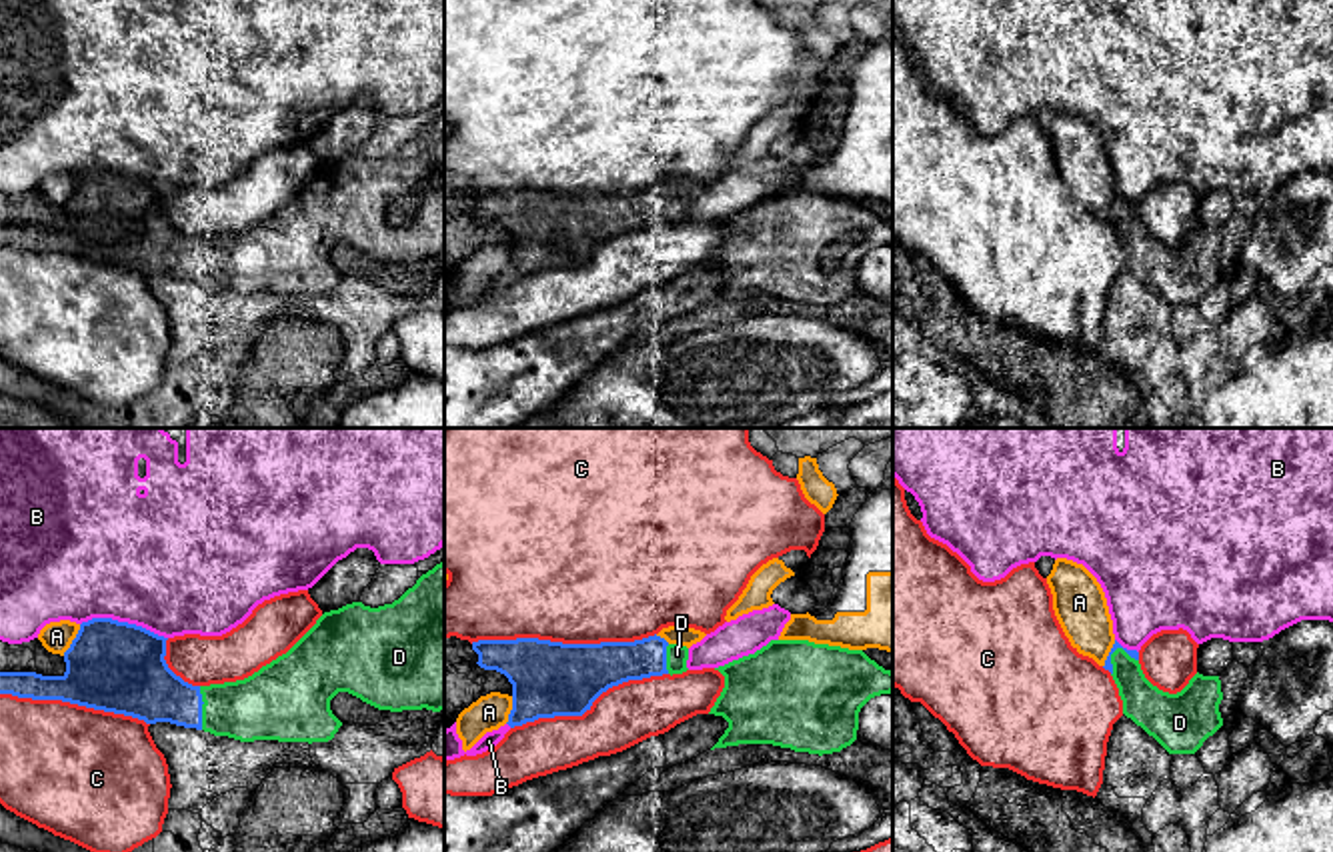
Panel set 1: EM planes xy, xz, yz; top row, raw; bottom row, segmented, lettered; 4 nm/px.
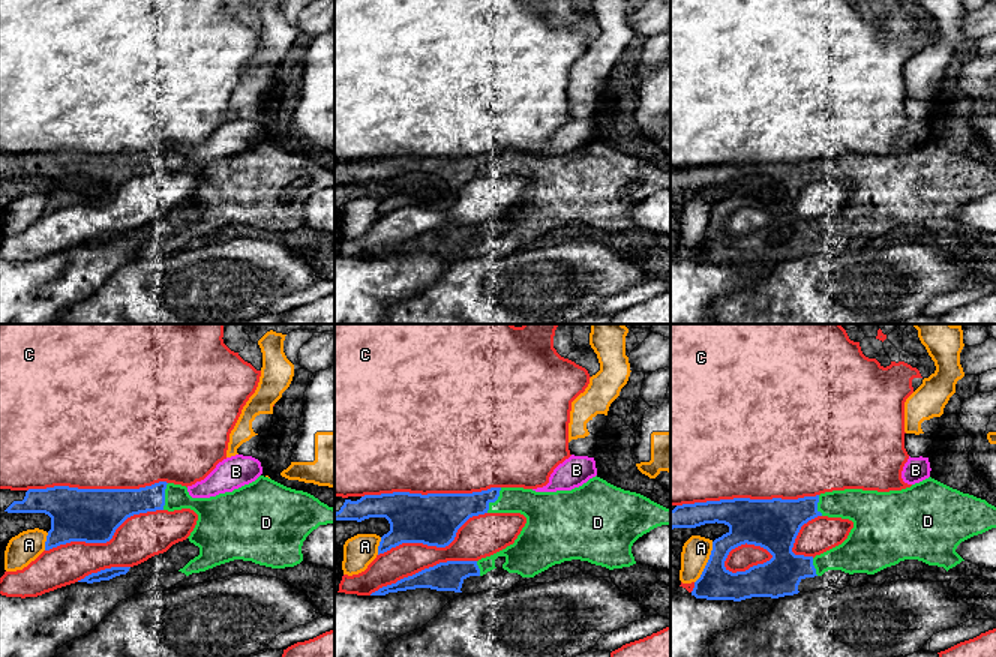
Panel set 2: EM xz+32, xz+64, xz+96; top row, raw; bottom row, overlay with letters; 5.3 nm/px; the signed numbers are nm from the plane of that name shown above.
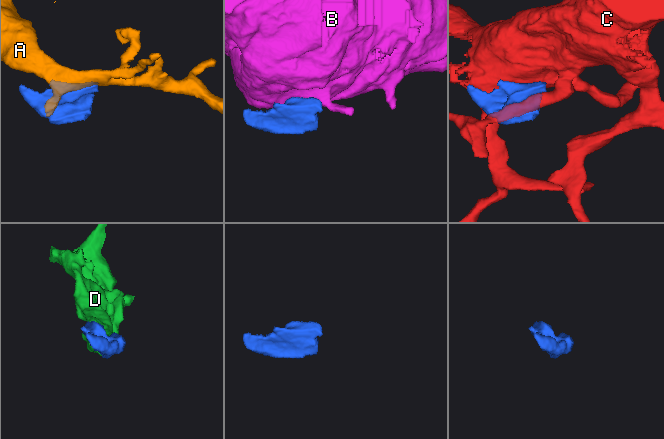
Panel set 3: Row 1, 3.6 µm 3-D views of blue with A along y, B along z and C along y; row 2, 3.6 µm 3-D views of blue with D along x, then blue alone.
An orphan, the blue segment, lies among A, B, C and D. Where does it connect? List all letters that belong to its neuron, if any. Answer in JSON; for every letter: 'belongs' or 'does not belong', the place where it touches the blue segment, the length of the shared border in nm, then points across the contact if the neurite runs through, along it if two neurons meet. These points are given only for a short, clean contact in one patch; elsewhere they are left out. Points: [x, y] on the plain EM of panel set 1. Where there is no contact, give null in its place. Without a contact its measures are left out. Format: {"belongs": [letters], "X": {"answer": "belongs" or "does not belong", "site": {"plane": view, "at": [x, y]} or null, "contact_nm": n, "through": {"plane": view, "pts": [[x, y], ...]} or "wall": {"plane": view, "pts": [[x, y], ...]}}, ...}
{"belongs": ["D"], "A": {"answer": "does not belong", "site": {"plane": "xy", "at": [73, 192]}, "contact_nm": 150}, "B": {"answer": "does not belong", "site": {"plane": "xy", "at": [125, 174]}, "contact_nm": 360}, "C": {"answer": "does not belong", "site": {"plane": "xz", "at": [561, 194]}, "contact_nm": 750}, "D": {"answer": "belongs", "site": {"plane": "yz", "at": [1113, 202]}, "contact_nm": 130}}

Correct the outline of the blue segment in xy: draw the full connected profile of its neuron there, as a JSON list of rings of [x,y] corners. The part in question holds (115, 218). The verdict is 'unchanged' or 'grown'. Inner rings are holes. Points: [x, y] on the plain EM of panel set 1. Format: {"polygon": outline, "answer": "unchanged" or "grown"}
{"polygon": [[[444,112],[392,156],[370,160],[352,154],[324,164],[286,206],[244,232],[210,238],[184,234],[164,212],[166,192],[136,176],[92,170],[80,176],[64,204],[62,228],[0,224],[0,246],[62,252],[146,276],[170,274],[240,294],[332,292],[342,278],[330,262],[330,252],[338,244],[348,244],[378,262],[440,264],[444,262]]], "answer": "grown"}

